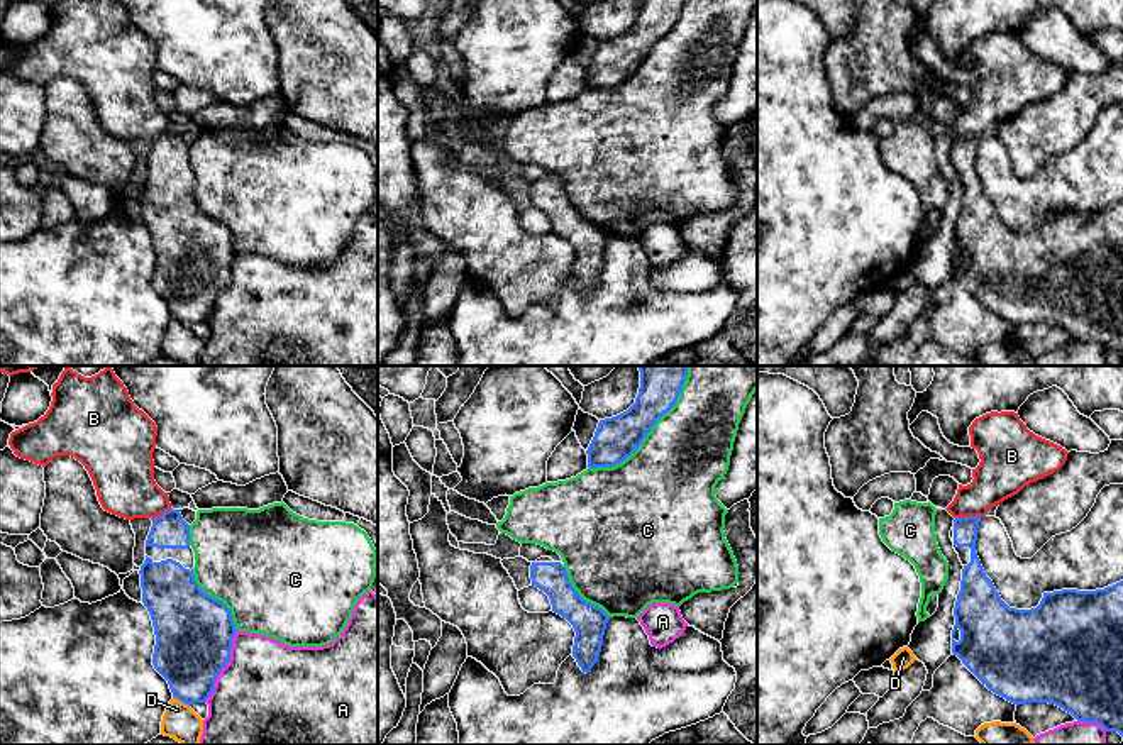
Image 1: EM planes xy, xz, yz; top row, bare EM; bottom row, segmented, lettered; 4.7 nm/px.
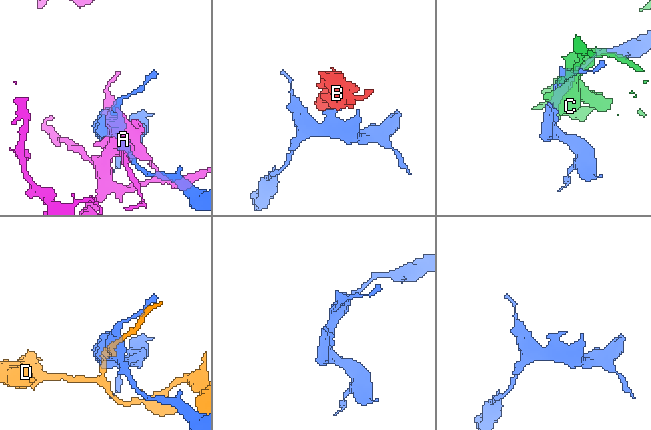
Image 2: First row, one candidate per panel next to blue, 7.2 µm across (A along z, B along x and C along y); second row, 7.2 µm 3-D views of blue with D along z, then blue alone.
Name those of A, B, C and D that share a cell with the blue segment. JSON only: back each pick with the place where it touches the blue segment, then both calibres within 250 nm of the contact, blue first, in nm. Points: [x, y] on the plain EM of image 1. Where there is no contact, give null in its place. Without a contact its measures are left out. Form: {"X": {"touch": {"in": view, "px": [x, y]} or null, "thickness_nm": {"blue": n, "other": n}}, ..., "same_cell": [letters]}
{"same_cell": []}

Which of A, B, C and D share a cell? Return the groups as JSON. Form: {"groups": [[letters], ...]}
{"groups": [["A"], ["B"], ["C"], ["D"]]}

